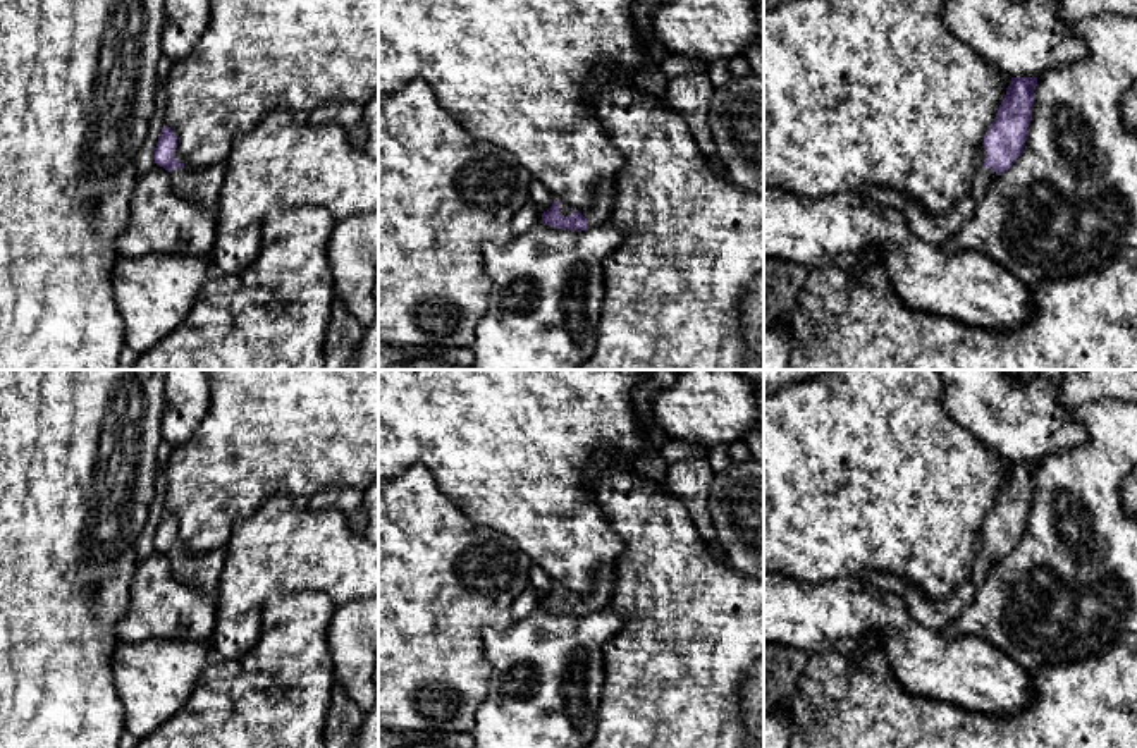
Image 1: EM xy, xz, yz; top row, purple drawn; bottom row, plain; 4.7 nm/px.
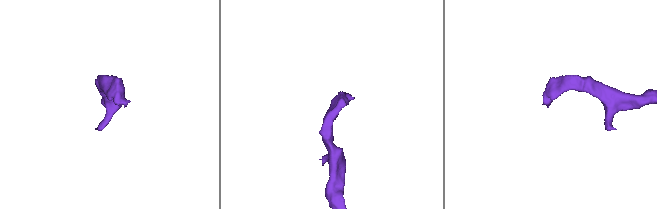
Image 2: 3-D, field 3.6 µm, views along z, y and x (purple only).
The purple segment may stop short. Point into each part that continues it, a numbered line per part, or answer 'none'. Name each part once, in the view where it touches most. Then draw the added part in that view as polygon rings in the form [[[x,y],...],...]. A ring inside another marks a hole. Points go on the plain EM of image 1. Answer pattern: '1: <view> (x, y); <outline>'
1: xz (597, 597); [[[602,567],[595,578],[593,585],[587,593],[573,593],[569,590],[559,588],[559,598],[571,602],[576,595],[588,605],[588,614],[609,609],[611,605],[611,590],[614,585],[614,569]]]

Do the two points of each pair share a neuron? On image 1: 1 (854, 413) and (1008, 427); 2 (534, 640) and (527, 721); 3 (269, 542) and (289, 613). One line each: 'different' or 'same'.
1: different
2: same
3: different

